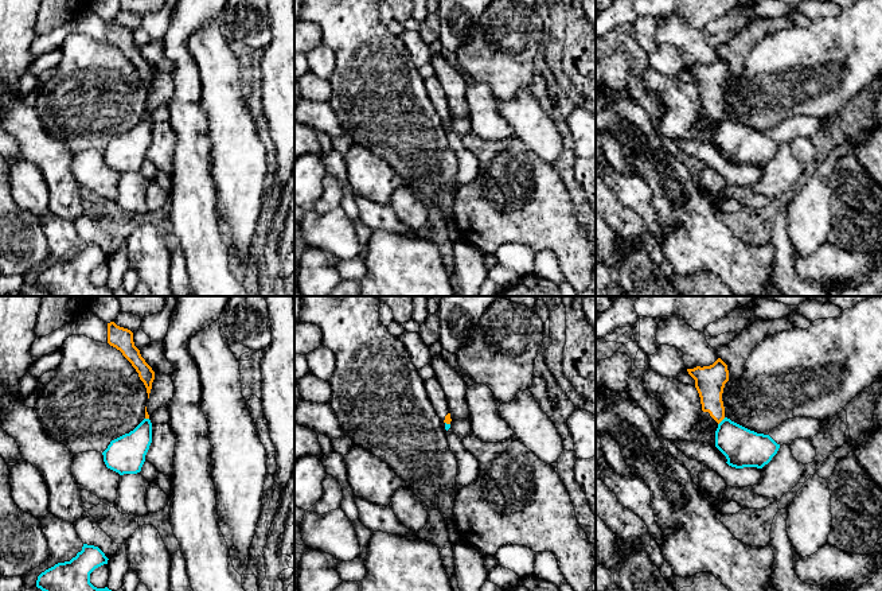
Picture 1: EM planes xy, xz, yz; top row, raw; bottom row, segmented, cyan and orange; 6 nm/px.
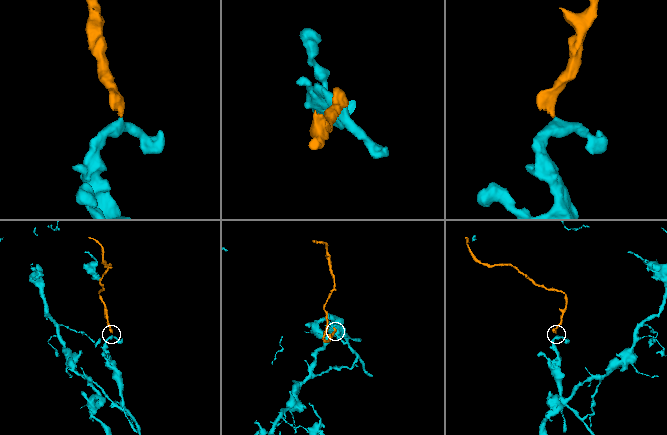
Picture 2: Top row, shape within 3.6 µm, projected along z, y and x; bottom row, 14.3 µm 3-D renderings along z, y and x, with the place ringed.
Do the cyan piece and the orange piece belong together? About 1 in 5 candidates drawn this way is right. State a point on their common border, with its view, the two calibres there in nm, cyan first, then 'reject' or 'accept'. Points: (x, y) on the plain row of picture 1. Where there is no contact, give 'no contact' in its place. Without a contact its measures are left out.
yz (721, 120) | 220/180 nm | reject

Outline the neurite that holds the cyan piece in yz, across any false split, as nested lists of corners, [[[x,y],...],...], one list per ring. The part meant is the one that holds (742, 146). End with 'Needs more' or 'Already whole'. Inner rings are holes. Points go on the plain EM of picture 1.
[[[725,116],[715,129],[715,145],[735,167],[762,167],[777,152],[777,143],[769,133],[750,129]]]. Already whole

